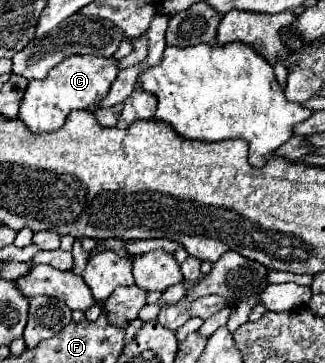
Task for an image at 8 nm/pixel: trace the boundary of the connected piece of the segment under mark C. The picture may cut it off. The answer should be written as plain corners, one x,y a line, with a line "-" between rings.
73,55
53,67
45,79
31,79
19,105
19,121
23,121
31,133
55,131
65,123
65,117
73,109
89,109
95,101
107,95
119,69
115,57
97,55

